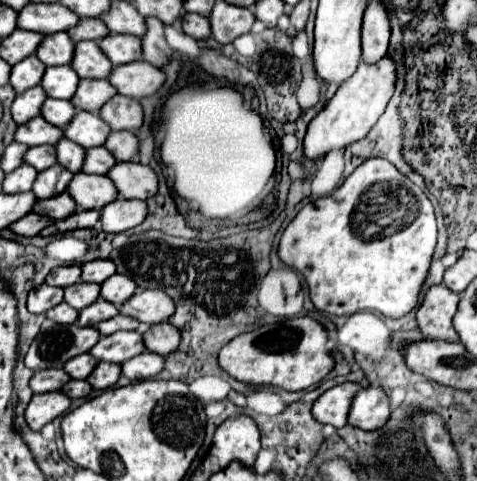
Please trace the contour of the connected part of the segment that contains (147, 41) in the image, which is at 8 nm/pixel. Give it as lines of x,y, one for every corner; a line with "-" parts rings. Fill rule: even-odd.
146,17
146,33
142,37
142,55
144,55
144,61
152,63
154,67
164,67
172,57
172,49
168,47
164,37
164,23
154,17

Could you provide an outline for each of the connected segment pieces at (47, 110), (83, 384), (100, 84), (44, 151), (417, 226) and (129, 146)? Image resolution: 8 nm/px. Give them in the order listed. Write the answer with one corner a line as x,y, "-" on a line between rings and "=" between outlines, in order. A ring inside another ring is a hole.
46,99
44,105
42,105
42,117
56,125
56,127
62,127
66,125
66,121
70,121
70,117
76,113
76,109
70,105
70,101
54,101
54,99
=
70,379
68,383
62,385
60,391
66,393
70,399
78,399
78,397
86,397
86,395
92,391
92,387
90,387
88,381
76,381
76,379
=
80,79
72,105
80,111
98,111
110,97
116,95
116,89
106,79
=
38,145
38,147
30,147
30,149
24,153
24,163
26,163
26,165
32,165
36,171
48,169
50,165
54,165
54,163
56,163
54,147
52,147
52,145
=
374,157
364,161
330,195
314,199
298,211
280,237
278,257
282,263
302,273
310,301
318,311
346,317
358,311
372,311
400,319
418,307
418,293
426,279
434,247
436,217
428,195
390,161
=
112,131
104,147
116,161
132,161
132,157
138,153
138,139
132,131

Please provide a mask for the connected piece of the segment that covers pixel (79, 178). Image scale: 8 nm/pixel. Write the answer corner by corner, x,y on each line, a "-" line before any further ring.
76,173
72,177
72,181
68,185
68,193
78,203
78,209
100,209
118,197
114,183
106,175
86,175
86,173

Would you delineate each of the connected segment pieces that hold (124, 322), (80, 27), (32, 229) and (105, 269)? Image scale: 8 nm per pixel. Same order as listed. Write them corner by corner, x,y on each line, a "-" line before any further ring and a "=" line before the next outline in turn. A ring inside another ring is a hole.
116,315
116,317
112,317
112,319
100,321
96,327
98,327
100,335
110,335
110,333
120,331
120,329
134,331
134,329
138,327
138,321
136,321
136,319
132,319
132,317
122,317
122,315
=
94,17
94,19
80,19
78,25
70,27
66,33
70,35
70,39
74,43
78,43
82,39
94,39
94,41
102,39
108,33
108,29
102,25
102,21
98,17
=
28,213
24,215
22,219
18,219
16,223
10,225
10,229
16,233
16,235
26,235
26,237
32,237
32,235
38,235
46,225
50,225
52,219
50,217
44,217
44,215
36,215
36,213
=
110,259
86,261
80,267
82,267
80,281
84,281
84,283
102,283
102,281
106,281
106,277
116,273
116,267
114,267
114,263

